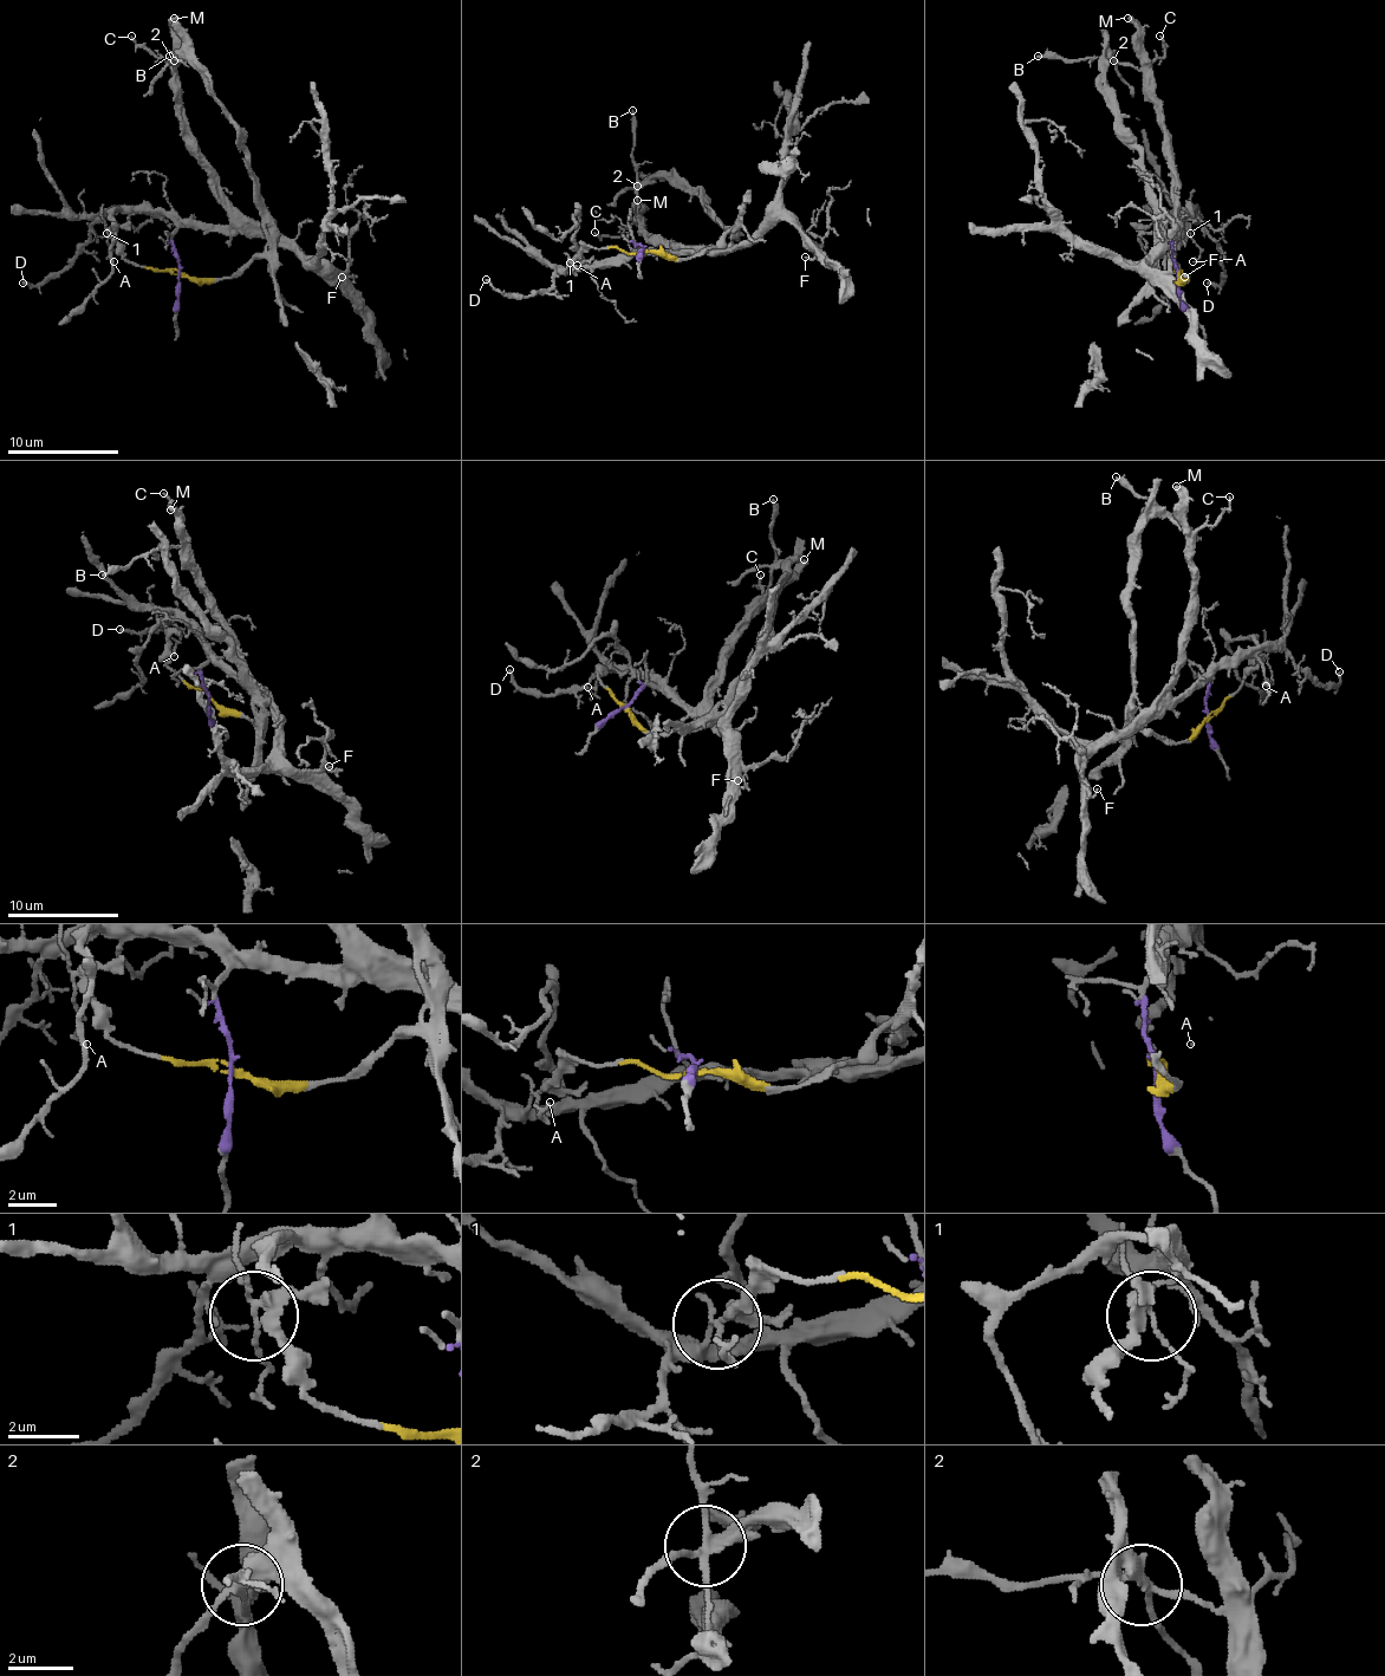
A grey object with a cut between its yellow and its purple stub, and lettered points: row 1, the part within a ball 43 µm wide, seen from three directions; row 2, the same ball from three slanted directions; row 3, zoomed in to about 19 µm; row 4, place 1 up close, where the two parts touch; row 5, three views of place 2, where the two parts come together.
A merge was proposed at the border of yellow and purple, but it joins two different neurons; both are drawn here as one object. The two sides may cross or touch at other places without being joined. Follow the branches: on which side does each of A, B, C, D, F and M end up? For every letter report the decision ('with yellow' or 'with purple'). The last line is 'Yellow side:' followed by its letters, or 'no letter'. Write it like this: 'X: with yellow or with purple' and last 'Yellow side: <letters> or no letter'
A: with purple
B: with purple
C: with purple
D: with purple
F: with purple
M: with purple
Yellow side: no letter

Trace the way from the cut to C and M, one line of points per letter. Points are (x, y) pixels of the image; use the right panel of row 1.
C: (1178, 273), (1176, 173), (1159, 101), (1151, 92), (1151, 70), (1164, 53), (1159, 37)
M: (1178, 273), (1172, 234), (1181, 226), (1176, 220), (1176, 164), (1142, 31), (1129, 18)

